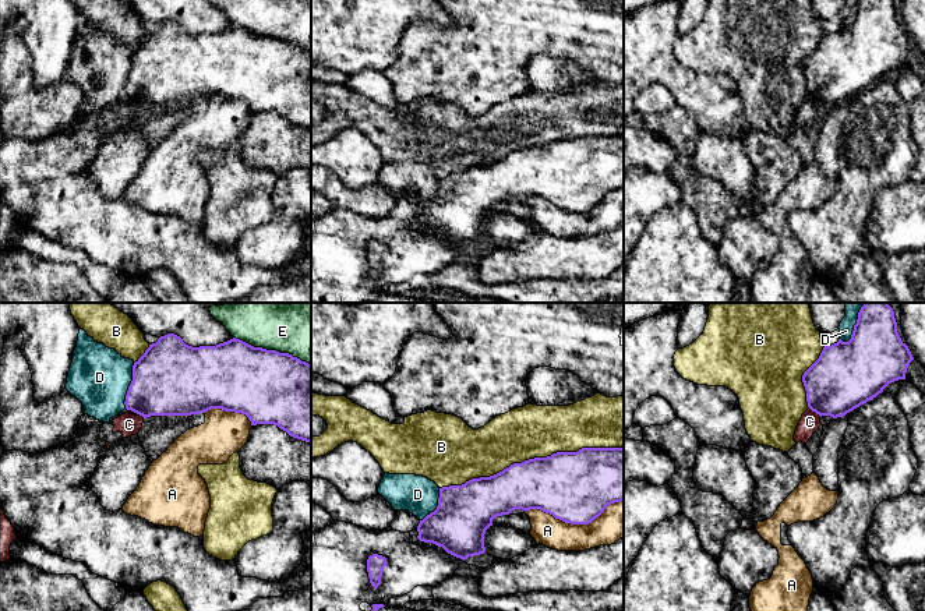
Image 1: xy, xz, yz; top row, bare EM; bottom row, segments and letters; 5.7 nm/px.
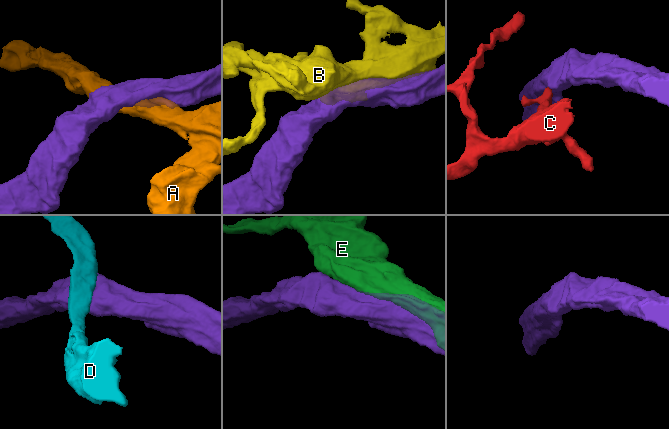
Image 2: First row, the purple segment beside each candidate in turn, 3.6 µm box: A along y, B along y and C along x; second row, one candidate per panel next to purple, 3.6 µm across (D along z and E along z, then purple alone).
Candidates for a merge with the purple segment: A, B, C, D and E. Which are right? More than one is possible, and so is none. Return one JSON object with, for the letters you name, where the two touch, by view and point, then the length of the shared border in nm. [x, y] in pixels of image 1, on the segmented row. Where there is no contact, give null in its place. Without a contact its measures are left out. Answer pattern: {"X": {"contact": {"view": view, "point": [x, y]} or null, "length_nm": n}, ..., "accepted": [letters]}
{"accepted": []}

